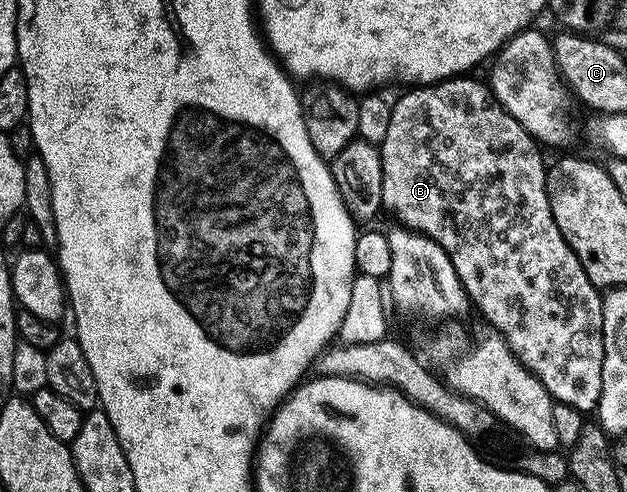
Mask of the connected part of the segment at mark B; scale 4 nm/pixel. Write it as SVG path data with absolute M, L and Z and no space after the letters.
M453 75L448 79L450 81L441 81L438 85L425 85L422 89L413 89L410 93L405 93L396 102L392 102L392 109L390 111L390 122L388 124L386 137L380 143L379 148L381 151L381 162L383 163L383 195L381 196L382 206L386 210L390 209L391 212L397 215L396 220L400 224L404 225L406 229L412 229L414 233L422 233L424 237L429 237L435 243L439 243L439 247L443 247L443 251L449 253L449 257L458 267L463 267L463 284L468 290L470 298L475 299L475 309L482 313L491 324L494 325L496 332L500 336L504 337L505 344L508 345L509 349L512 350L513 354L516 355L517 360L529 370L530 373L534 373L539 379L539 383L543 383L543 387L546 391L551 394L554 402L570 405L575 407L583 415L589 415L596 410L597 404L600 399L600 391L603 388L603 359L604 359L604 347L603 347L603 307L601 306L602 294L599 292L596 285L591 283L591 279L587 275L587 271L583 271L583 263L579 263L579 259L575 255L575 251L571 248L569 244L563 239L563 235L559 231L559 227L555 223L553 218L553 212L549 206L549 192L545 186L545 178L547 176L547 161L541 158L541 153L537 148L539 148L538 142L534 140L531 134L528 133L524 127L521 126L519 122L516 121L509 114L503 106L497 102L496 98L493 97L493 92L489 88L488 84L484 80L476 81L475 78L469 77L473 75Z

